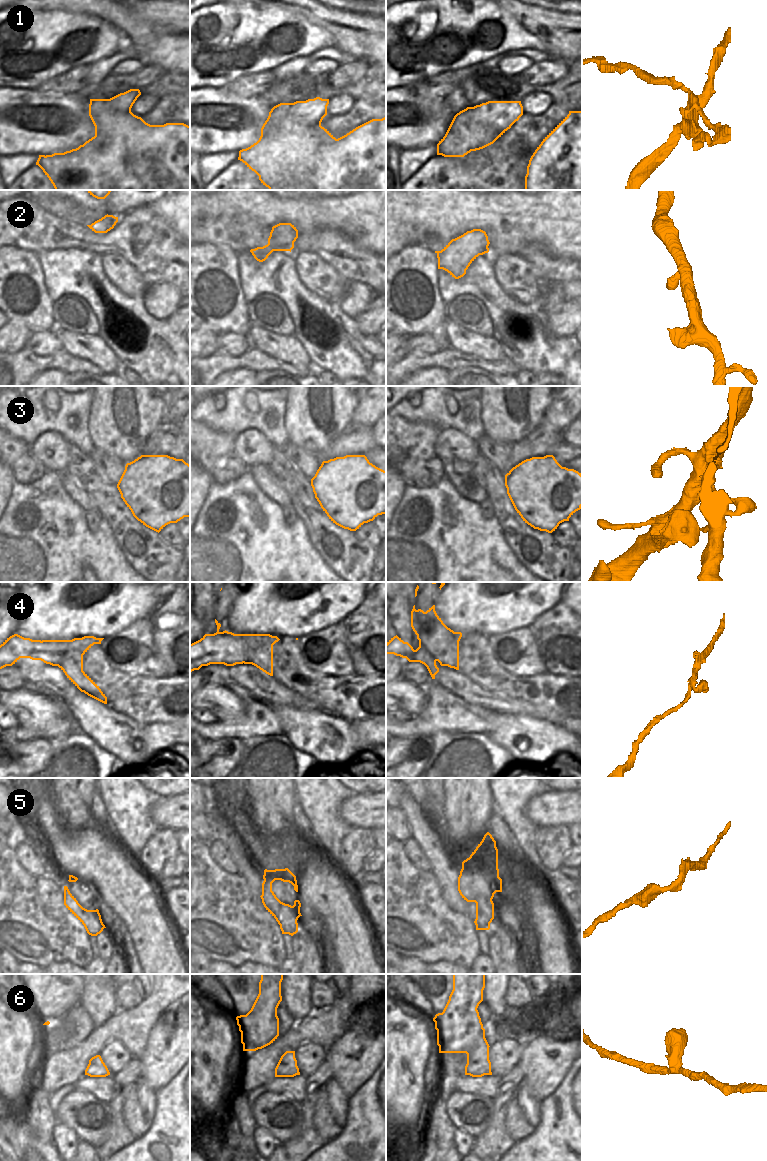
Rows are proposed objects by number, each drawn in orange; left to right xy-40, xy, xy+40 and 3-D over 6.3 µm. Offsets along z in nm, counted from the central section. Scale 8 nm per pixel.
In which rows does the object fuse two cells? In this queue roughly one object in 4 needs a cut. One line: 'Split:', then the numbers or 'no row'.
Split: 1, 4

